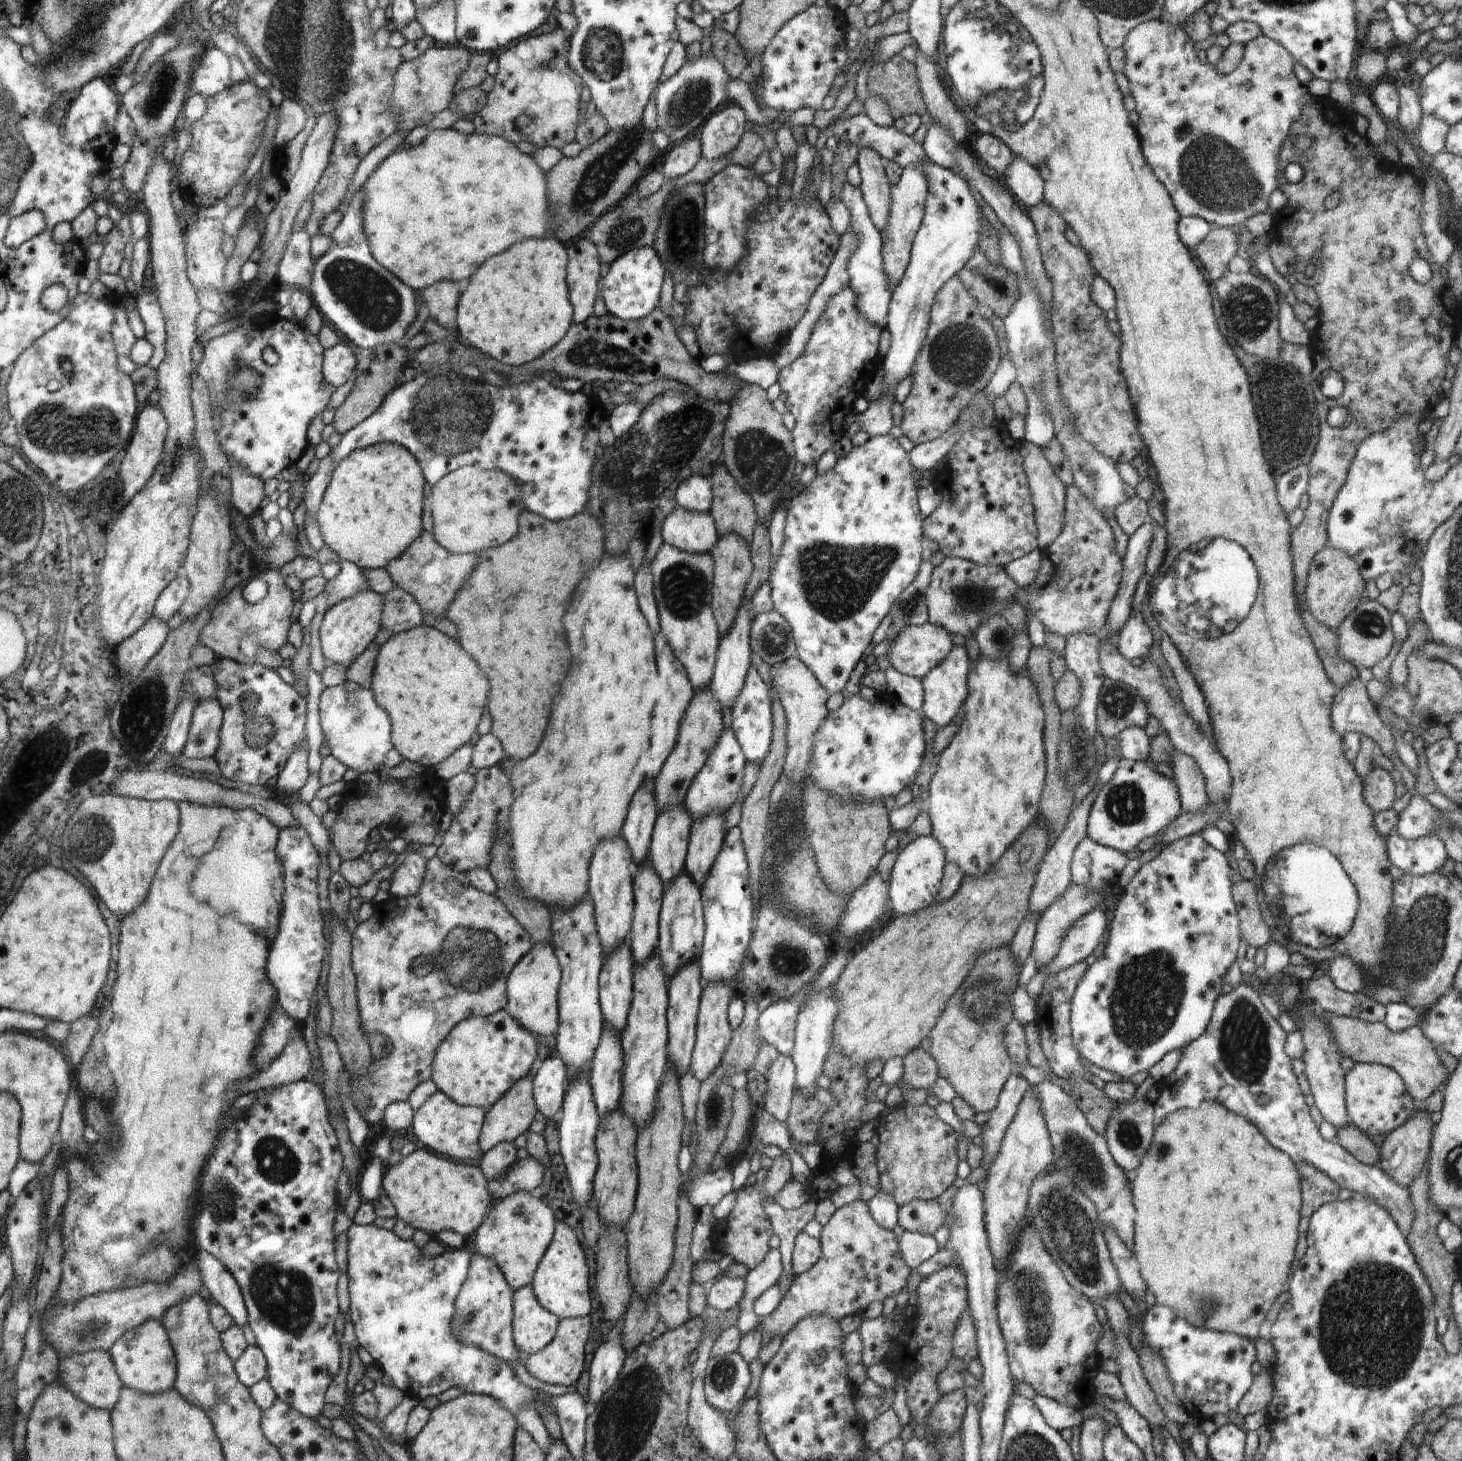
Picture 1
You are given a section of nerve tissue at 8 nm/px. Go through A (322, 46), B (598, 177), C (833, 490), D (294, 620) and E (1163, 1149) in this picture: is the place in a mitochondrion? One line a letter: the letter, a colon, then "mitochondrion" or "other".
A: mitochondrion
B: mitochondrion
C: other
D: other
E: mitochondrion

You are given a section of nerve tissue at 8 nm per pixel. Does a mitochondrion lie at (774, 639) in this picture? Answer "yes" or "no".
yes

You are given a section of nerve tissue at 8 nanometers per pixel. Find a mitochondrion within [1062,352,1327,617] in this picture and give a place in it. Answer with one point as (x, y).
(1085, 466)

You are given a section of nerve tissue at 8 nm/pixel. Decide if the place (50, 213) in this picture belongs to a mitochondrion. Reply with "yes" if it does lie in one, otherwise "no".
no

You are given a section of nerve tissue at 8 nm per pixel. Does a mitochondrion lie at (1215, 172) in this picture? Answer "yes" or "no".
yes

